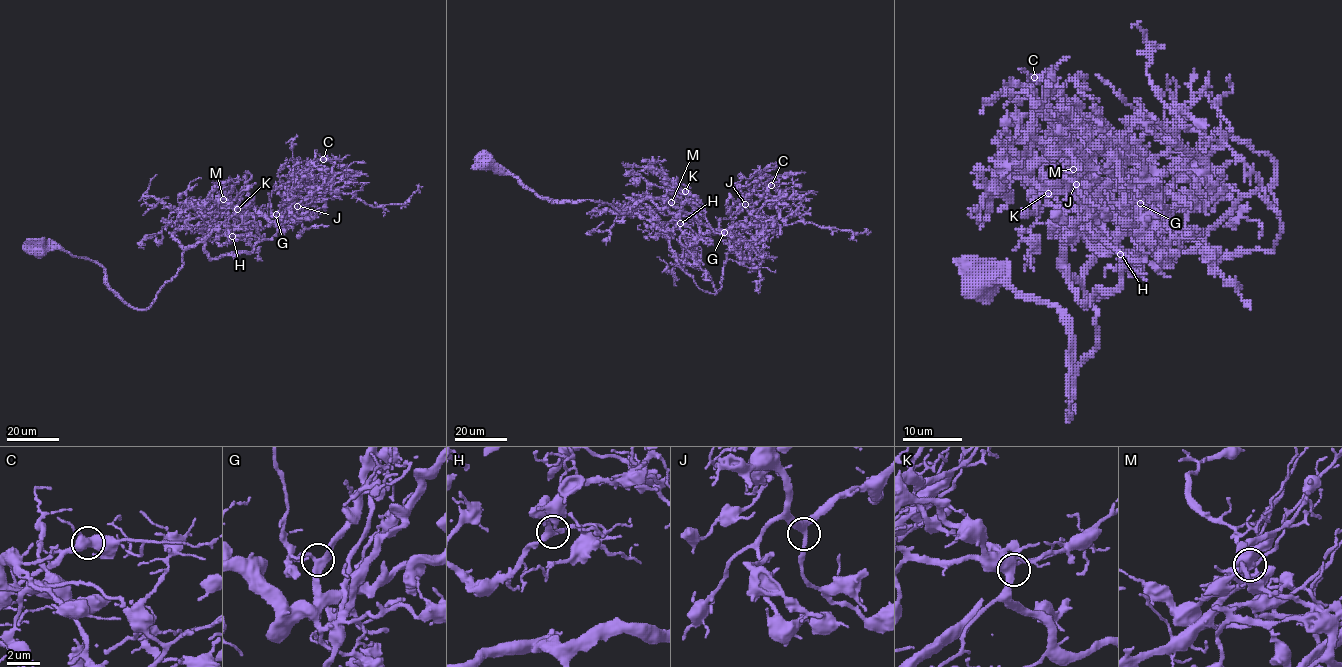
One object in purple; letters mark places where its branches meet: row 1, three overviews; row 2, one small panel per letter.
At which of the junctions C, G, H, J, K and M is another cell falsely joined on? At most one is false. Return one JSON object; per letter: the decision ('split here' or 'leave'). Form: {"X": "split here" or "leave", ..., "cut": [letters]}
{"C": "leave", "G": "leave", "H": "leave", "J": "leave", "K": "leave", "M": "leave", "cut": []}

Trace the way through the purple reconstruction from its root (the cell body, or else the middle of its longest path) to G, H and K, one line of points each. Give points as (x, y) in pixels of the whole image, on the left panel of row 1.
G: (38, 249), (97, 262), (124, 301), (145, 309), (182, 253), (245, 205), (272, 221), (276, 214)
H: (38, 249), (97, 262), (124, 301), (145, 309), (182, 266), (177, 230), (219, 244), (232, 236)
K: (38, 249), (97, 262), (124, 301), (145, 309), (182, 253), (215, 227), (218, 209), (237, 209)

